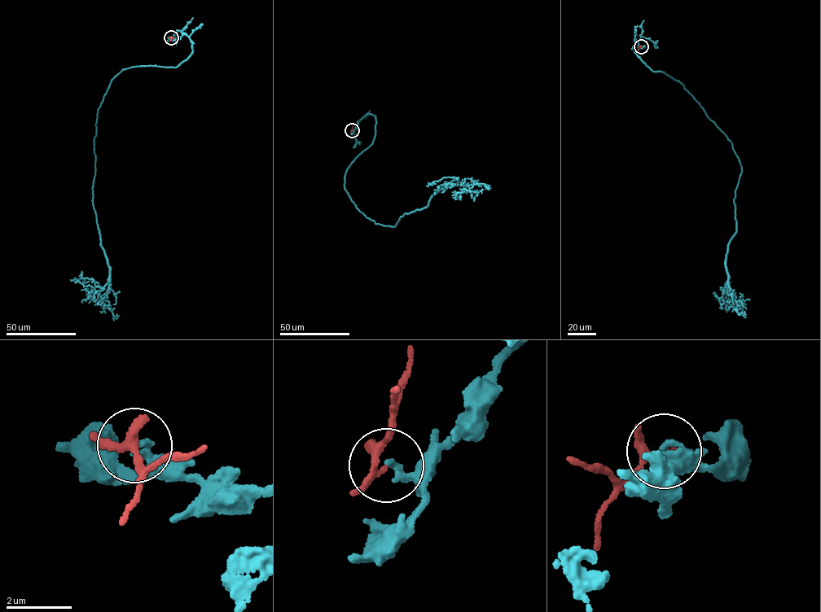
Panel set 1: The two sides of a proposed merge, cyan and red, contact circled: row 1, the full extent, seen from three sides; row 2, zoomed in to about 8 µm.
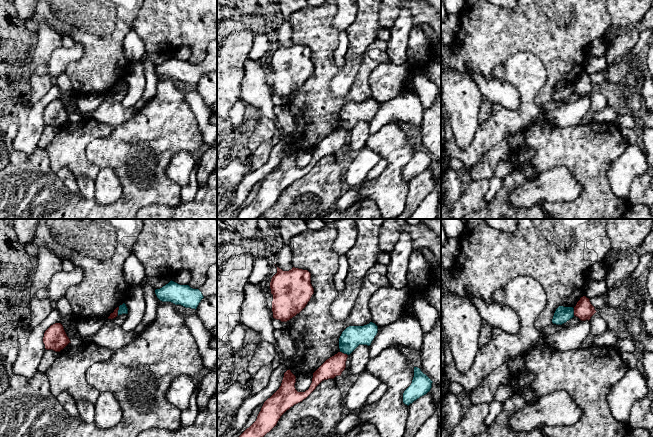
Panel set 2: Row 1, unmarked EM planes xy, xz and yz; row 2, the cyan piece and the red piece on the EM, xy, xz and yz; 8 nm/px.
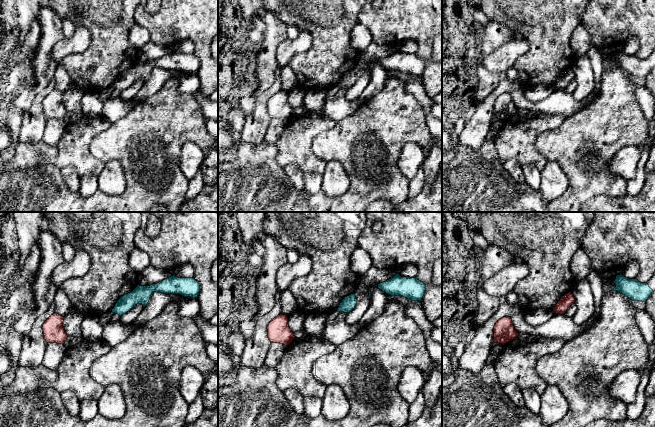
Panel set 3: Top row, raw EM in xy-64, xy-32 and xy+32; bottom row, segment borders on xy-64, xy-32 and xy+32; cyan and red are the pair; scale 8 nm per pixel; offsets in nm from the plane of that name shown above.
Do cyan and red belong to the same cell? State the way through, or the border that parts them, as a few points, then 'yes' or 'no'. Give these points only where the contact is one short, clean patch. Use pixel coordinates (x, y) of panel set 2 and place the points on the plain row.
border along xy (119, 83), (117, 91); no

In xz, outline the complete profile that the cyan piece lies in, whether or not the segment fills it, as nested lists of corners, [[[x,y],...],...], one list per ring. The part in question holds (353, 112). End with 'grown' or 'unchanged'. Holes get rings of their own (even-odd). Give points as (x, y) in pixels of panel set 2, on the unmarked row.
[[[373,98],[347,103],[339,114],[340,128],[350,131],[359,121],[370,122],[377,109],[378,102]]]; unchanged

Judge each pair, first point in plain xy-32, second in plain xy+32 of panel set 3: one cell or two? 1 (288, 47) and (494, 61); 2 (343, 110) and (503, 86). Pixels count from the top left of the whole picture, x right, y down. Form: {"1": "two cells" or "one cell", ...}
{"1": "one cell", "2": "one cell"}

